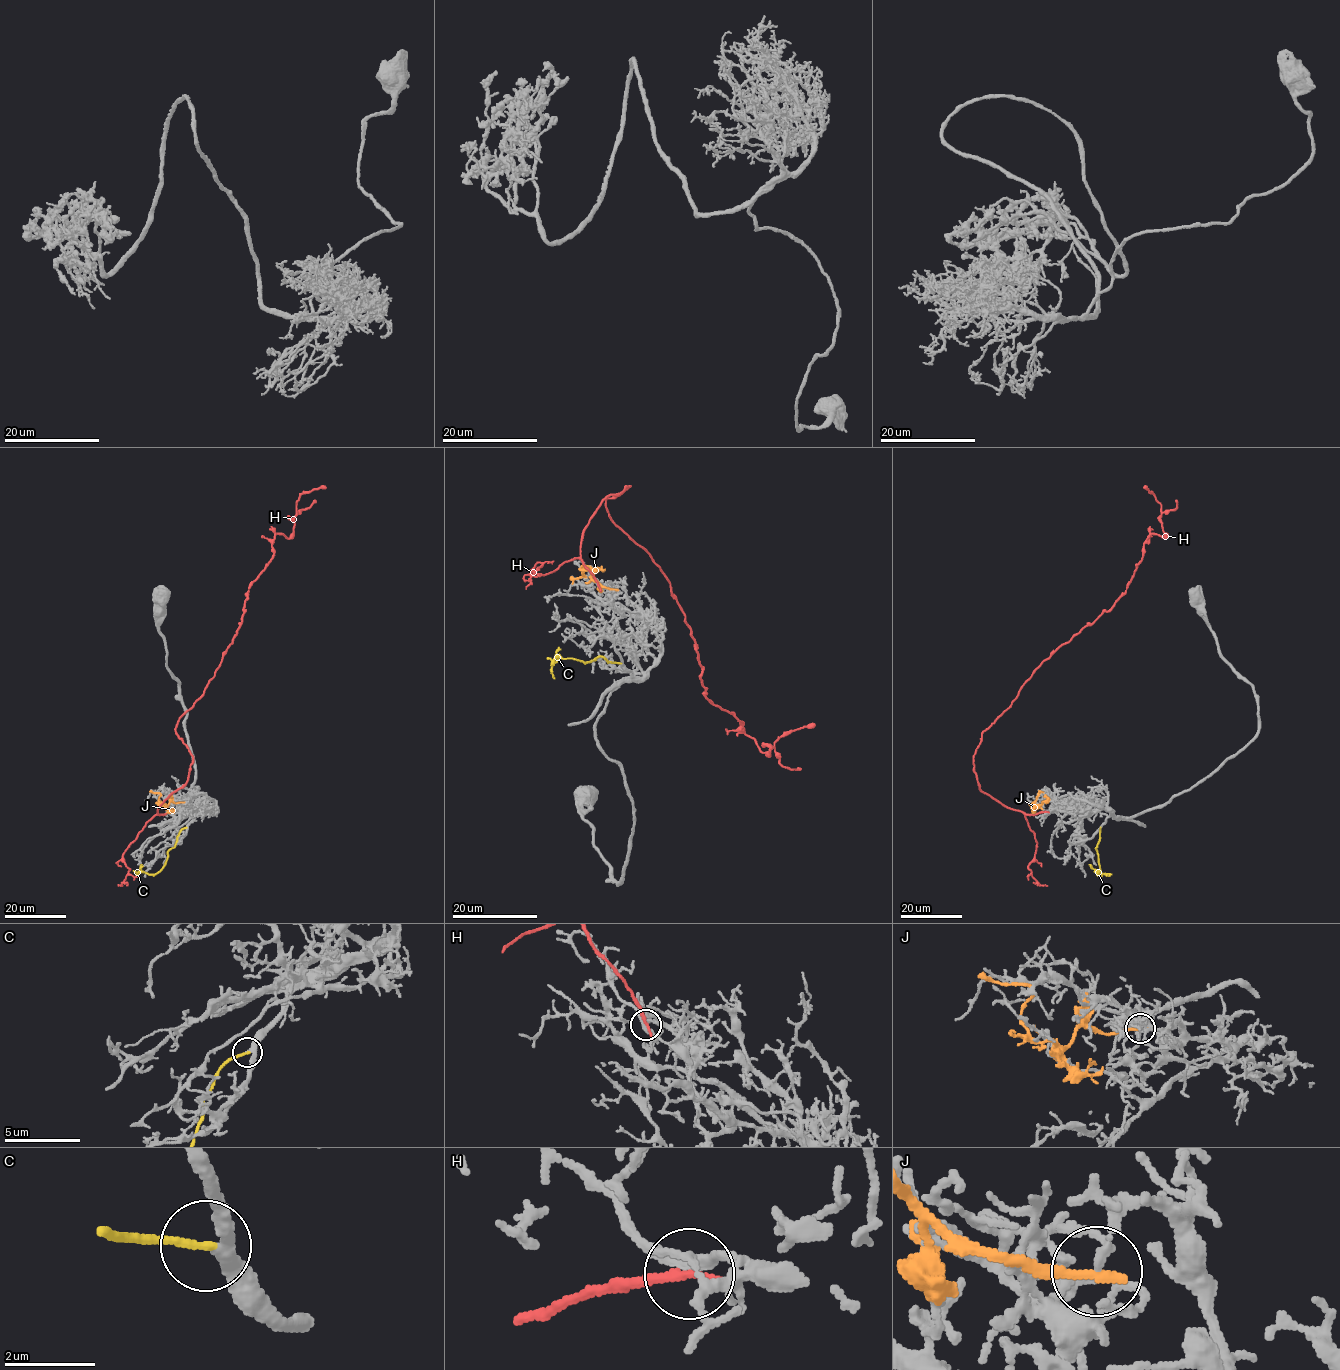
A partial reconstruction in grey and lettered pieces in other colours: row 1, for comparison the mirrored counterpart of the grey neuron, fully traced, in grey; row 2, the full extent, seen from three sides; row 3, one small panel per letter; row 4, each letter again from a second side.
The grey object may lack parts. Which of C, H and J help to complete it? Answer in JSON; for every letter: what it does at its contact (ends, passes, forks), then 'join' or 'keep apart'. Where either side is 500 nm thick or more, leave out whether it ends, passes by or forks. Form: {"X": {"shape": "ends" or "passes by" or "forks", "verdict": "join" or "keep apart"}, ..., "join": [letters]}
{"C": {"shape": "ends", "verdict": "join"}, "H": {"shape": "ends", "verdict": "keep apart"}, "J": {"shape": "ends", "verdict": "keep apart"}, "join": ["C"]}

